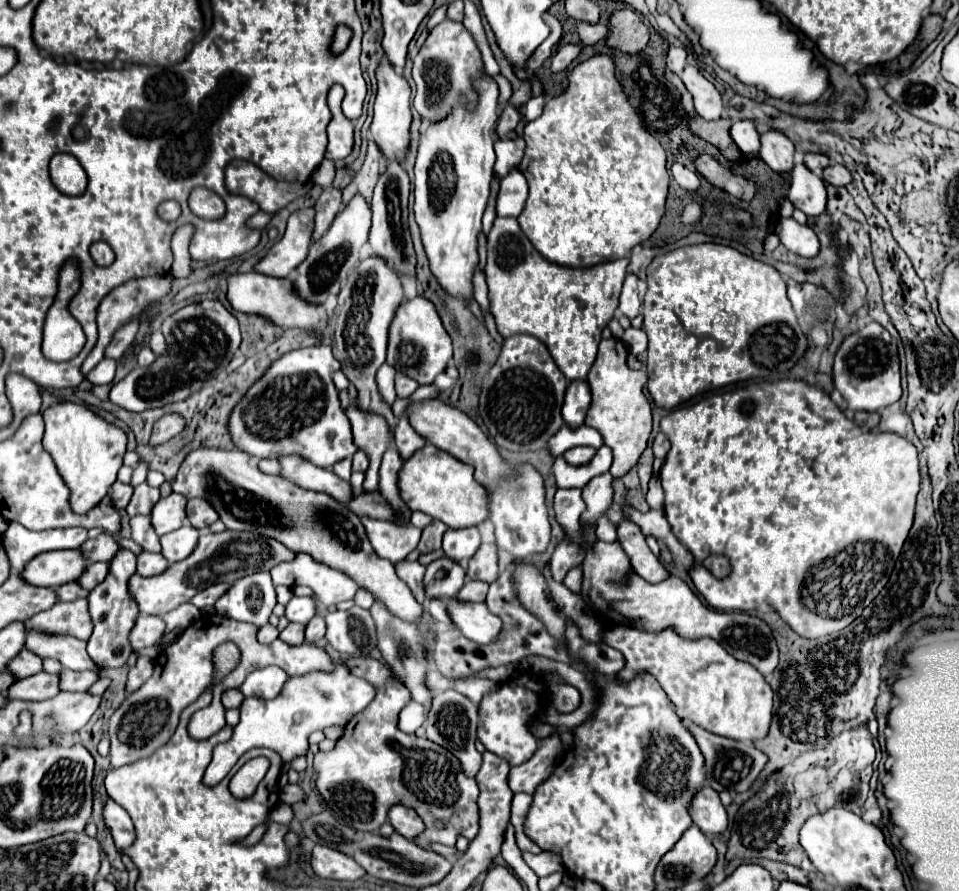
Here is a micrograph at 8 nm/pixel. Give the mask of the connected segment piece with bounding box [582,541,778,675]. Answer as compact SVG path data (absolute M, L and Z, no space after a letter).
M596 543L596 549L584 559L584 577L582 577L582 597L584 601L598 613L606 615L610 621L616 623L628 623L634 629L646 631L646 633L660 633L668 627L674 629L674 633L678 633L684 639L700 639L700 637L712 637L716 641L720 641L720 645L736 659L742 659L750 665L754 665L762 675L770 675L776 665L778 665L778 647L772 635L772 629L758 617L746 615L746 613L722 613L722 611L714 611L702 605L702 601L690 591L690 587L678 579L678 577L668 577L658 585L650 585L646 583L642 577L638 577L636 573L630 571L630 563L626 553L620 549L620 543Z

